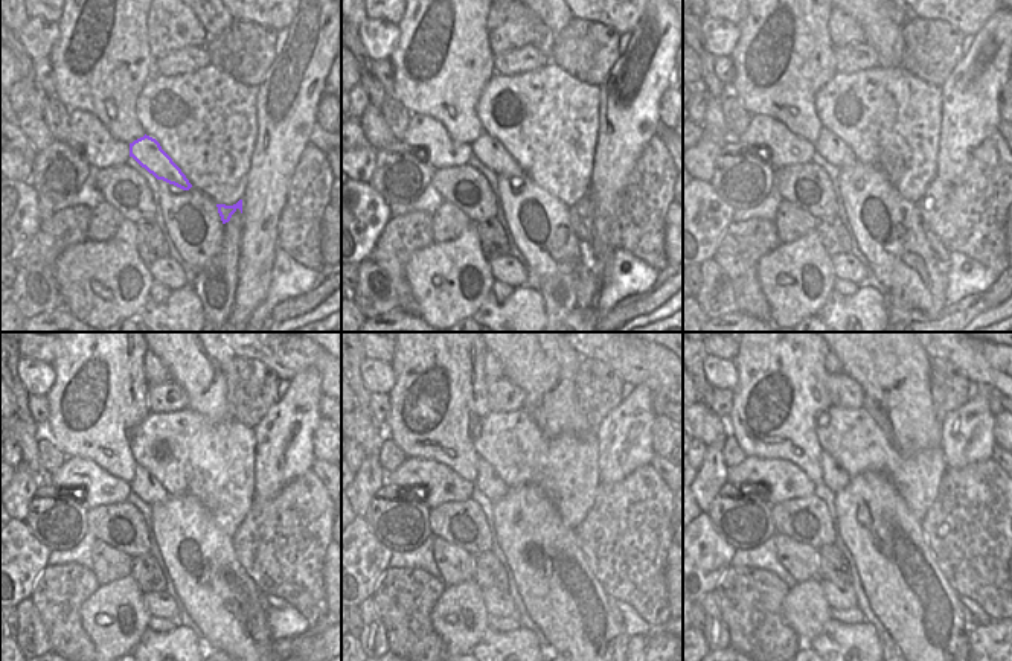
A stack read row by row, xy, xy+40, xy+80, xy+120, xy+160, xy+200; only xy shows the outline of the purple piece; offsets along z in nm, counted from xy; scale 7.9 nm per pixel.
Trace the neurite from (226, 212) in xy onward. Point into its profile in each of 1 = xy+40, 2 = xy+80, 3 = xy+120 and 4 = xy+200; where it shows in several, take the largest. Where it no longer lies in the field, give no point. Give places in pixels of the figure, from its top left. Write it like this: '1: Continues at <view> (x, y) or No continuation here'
1: Continues at xy+40 (581, 213)
2: Continues at xy+80 (939, 194)
3: Continues at xy+120 (252, 535)
4: Continues at xy+200 (935, 532)

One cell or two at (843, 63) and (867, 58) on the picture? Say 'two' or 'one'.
one

